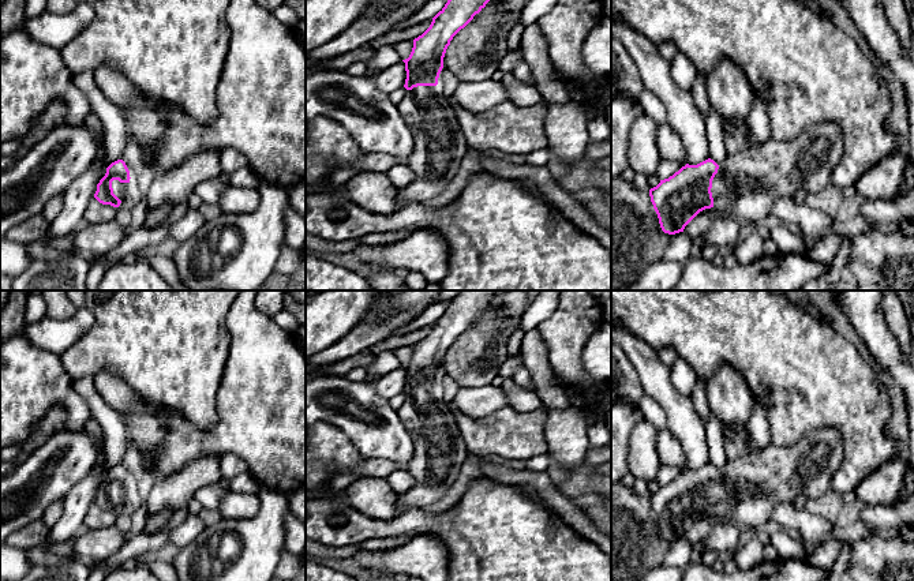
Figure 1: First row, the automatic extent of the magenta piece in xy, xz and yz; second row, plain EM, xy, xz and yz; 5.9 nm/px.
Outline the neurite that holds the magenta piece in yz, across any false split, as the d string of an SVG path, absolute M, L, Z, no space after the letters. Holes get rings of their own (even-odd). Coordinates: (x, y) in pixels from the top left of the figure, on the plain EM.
M817 427L790 446L771 445L761 453L748 453L728 460L720 469L711 464L697 471L686 469L649 495L651 507L662 536L668 540L683 537L700 517L711 513L764 533L771 528L771 517L776 505L794 503L799 495L816 499L829 490L831 479L842 464L843 453L842 434L835 427Z

